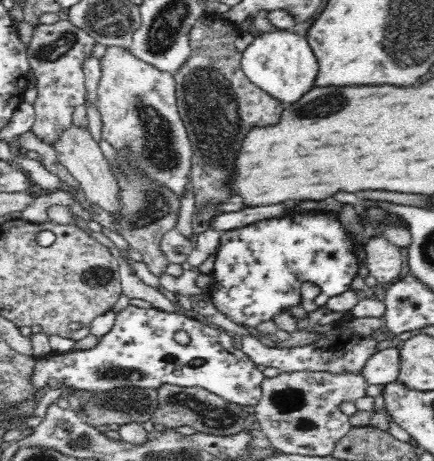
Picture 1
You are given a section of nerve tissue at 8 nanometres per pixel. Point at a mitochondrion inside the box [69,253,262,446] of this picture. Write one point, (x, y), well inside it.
(215, 417)

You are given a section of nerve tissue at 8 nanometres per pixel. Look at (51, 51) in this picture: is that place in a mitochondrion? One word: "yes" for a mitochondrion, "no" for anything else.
yes

